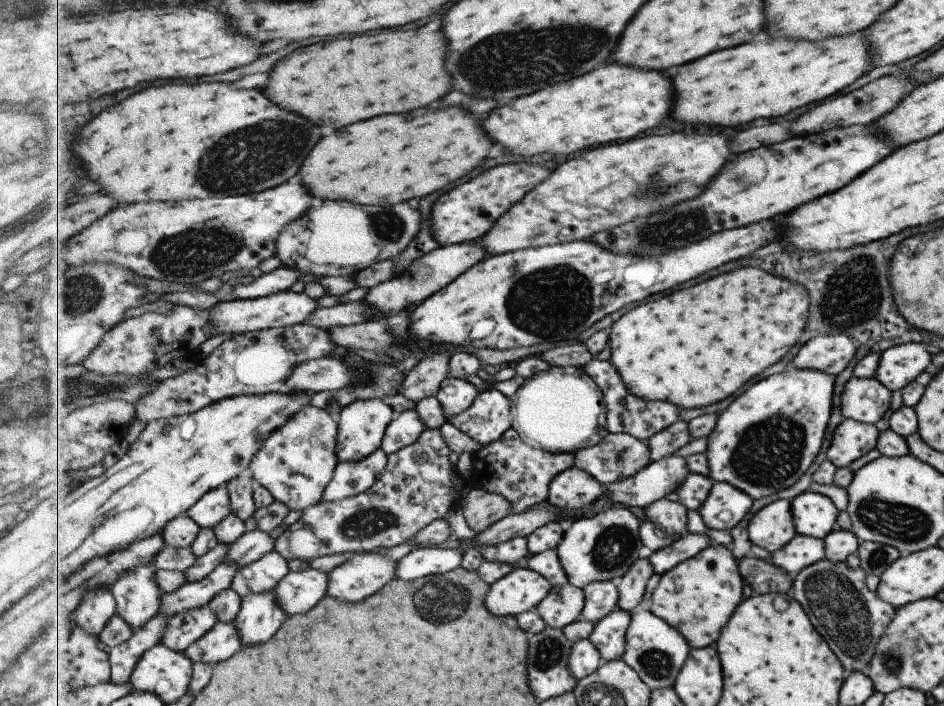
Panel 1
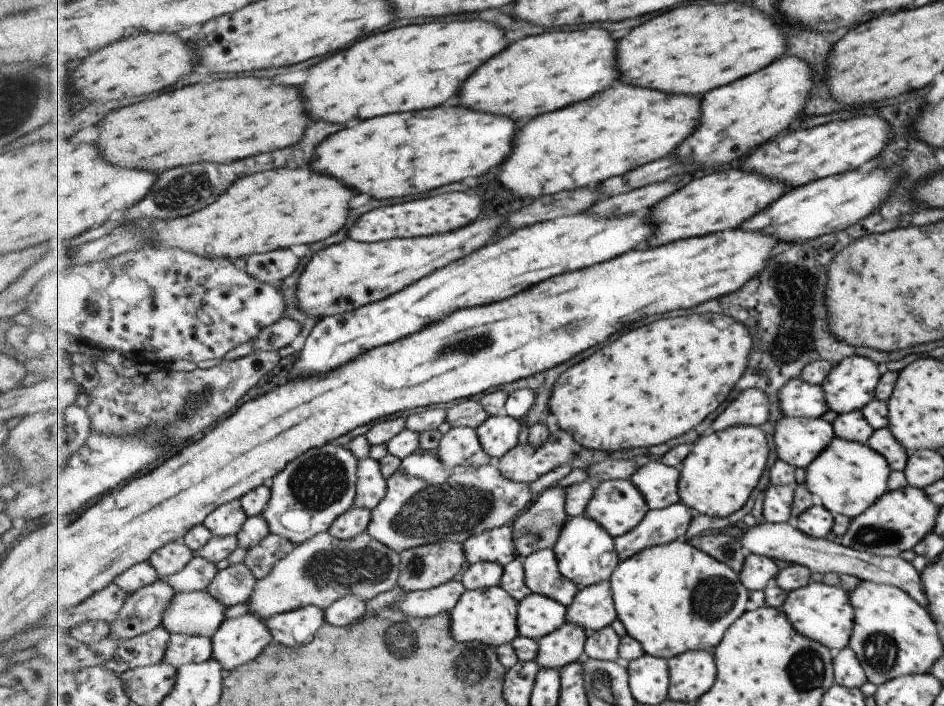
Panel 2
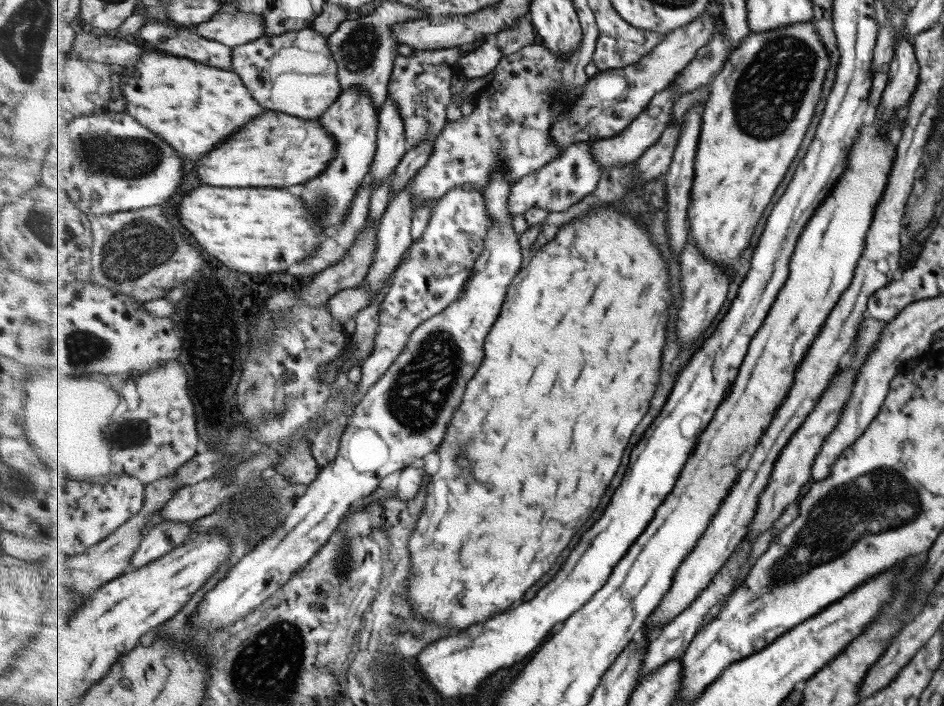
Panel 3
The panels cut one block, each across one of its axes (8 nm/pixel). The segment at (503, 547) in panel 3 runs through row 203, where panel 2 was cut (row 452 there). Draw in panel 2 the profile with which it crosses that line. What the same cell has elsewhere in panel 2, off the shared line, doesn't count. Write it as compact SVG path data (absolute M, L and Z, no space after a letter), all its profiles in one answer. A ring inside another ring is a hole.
M691 314L691 316L683 316L683 318L663 318L651 324L645 324L641 328L635 328L627 334L623 334L619 340L615 340L613 344L607 344L605 348L601 348L599 352L595 352L593 356L589 356L587 360L579 362L577 366L569 368L555 384L553 394L549 400L549 408L553 416L557 419L557 424L562 431L573 434L575 440L583 444L583 448L594 450L598 453L614 452L615 450L627 450L631 448L650 447L657 444L669 442L678 436L685 435L687 432L697 428L711 412L719 410L719 406L723 402L729 400L729 394L733 392L735 384L743 378L743 374L749 366L749 358L751 350L754 348L754 337L751 338L751 332L747 330L745 324L737 322L731 316L725 314Z

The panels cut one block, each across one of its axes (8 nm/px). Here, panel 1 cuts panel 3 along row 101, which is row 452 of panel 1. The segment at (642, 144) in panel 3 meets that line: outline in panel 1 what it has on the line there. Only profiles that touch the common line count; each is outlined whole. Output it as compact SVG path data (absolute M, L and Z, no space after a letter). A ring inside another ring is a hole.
M677 421L671 424L669 428L658 432L647 441L651 448L651 463L675 455L678 450L690 442L691 429L688 422Z

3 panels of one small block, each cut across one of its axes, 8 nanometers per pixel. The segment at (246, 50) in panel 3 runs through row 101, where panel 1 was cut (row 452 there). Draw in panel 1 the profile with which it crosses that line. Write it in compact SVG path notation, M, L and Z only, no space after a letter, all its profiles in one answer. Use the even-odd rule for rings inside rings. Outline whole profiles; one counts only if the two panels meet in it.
M309 405L267 438L266 444L252 460L248 473L255 482L267 488L277 501L285 504L290 510L305 511L306 508L314 507L324 500L326 488L334 479L335 469L340 463L338 434L338 421L333 420L327 410Z

